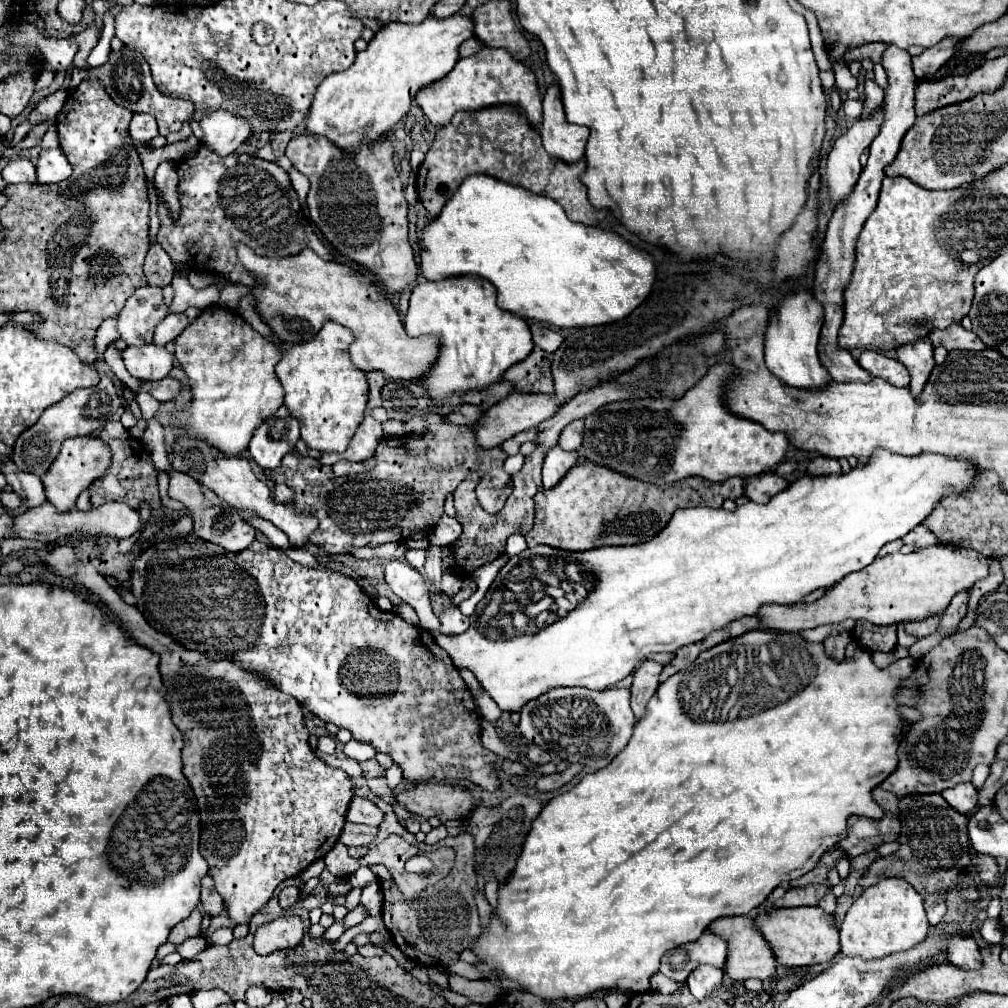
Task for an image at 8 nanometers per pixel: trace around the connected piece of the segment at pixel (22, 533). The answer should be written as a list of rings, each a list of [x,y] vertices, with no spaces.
[[[46,501],[44,505],[26,509],[24,513],[16,515],[12,529],[14,529],[14,537],[30,539],[30,541],[42,541],[42,543],[50,543],[50,541],[56,541],[60,537],[68,537],[74,533],[80,533],[80,535],[106,533],[106,535],[112,535],[116,539],[126,539],[126,537],[132,537],[140,529],[140,517],[134,509],[130,509],[124,503],[106,503],[106,505],[102,505],[98,509],[90,509],[86,513],[78,511],[76,507],[60,513],[54,505],[50,505]]]

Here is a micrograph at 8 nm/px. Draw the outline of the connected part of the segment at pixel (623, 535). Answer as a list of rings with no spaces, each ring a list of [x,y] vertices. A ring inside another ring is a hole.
[[[580,461],[558,487],[536,493],[534,527],[526,535],[528,547],[550,545],[564,551],[588,551],[604,545],[634,545],[658,535],[672,513],[680,507],[722,507],[726,499],[744,495],[744,481],[732,477],[724,483],[710,483],[700,477],[690,477],[672,483],[668,489],[646,485],[636,479],[622,477],[606,467],[586,465]]]

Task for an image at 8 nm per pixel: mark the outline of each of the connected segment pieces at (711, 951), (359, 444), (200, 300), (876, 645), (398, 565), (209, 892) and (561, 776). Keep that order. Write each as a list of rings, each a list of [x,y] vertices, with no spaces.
[[[704,931],[698,941],[666,951],[660,961],[660,973],[678,983],[684,983],[688,973],[692,973],[692,969],[698,965],[706,963],[722,969],[726,961],[726,949],[728,947],[722,937]]]
[[[370,415],[364,417],[364,421],[360,423],[358,431],[354,433],[354,437],[348,443],[348,449],[344,453],[322,453],[320,463],[322,465],[334,465],[338,459],[348,459],[348,461],[362,461],[364,457],[370,457],[370,453],[374,453],[374,449],[378,447],[378,443],[384,439],[382,433],[382,425],[372,419]]]
[[[174,275],[172,279],[174,285],[174,301],[170,305],[172,313],[180,313],[186,311],[188,307],[198,307],[204,309],[206,305],[214,305],[220,299],[220,289],[218,287],[206,287],[206,289],[194,289],[186,277],[182,275]]]
[[[858,623],[854,627],[854,639],[862,649],[868,651],[892,651],[896,647],[896,627]]]
[[[388,561],[384,573],[390,589],[418,613],[420,625],[428,631],[436,631],[440,627],[440,621],[432,613],[430,591],[420,571],[416,571],[406,561]]]
[[[202,889],[202,911],[210,917],[216,917],[224,911],[222,897],[218,895],[216,889]]]
[[[570,765],[564,773],[542,775],[542,777],[536,781],[536,789],[538,789],[540,793],[544,793],[544,791],[556,791],[556,789],[560,789],[562,785],[570,783],[578,773],[582,773],[582,767],[580,767],[580,765]]]

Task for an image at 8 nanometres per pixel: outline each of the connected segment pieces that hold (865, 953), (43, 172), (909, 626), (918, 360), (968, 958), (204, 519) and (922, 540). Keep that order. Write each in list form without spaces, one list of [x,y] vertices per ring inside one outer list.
[[[882,879],[854,899],[850,911],[842,921],[840,951],[846,957],[858,955],[866,961],[882,959],[892,953],[912,949],[914,945],[926,939],[928,929],[930,925],[926,919],[926,911],[922,907],[920,893],[904,879]]]
[[[46,149],[38,157],[36,173],[38,183],[60,183],[72,175],[72,167],[62,149]]]
[[[940,615],[922,619],[922,621],[914,621],[914,623],[906,623],[906,633],[912,633],[916,637],[926,637],[938,629],[938,623],[940,623]]]
[[[928,339],[910,343],[910,345],[902,345],[902,349],[896,351],[896,357],[900,363],[906,365],[906,369],[910,371],[910,393],[914,397],[918,397],[934,369],[934,357],[932,357],[932,345]]]
[[[962,935],[950,937],[946,955],[948,955],[950,963],[954,963],[962,969],[980,969],[982,967],[980,949],[972,937],[962,937]]]
[[[174,469],[168,471],[168,477],[170,477],[170,497],[176,499],[176,501],[182,501],[188,511],[192,513],[194,517],[194,529],[192,533],[204,541],[212,541],[224,549],[228,549],[230,553],[238,553],[242,549],[246,549],[254,539],[256,539],[256,531],[254,527],[250,527],[236,509],[230,509],[228,505],[222,505],[216,497],[208,497],[206,493],[202,493],[202,487],[188,475],[184,473],[178,473]]]
[[[918,525],[918,529],[914,529],[910,535],[906,535],[902,539],[906,545],[916,545],[916,547],[928,547],[928,545],[938,545],[938,537],[926,527],[926,525]]]

